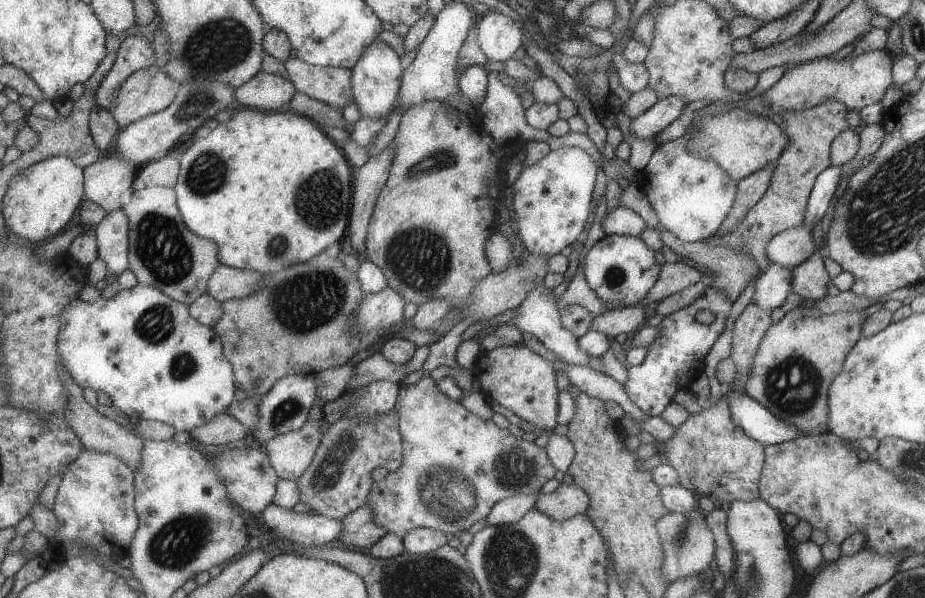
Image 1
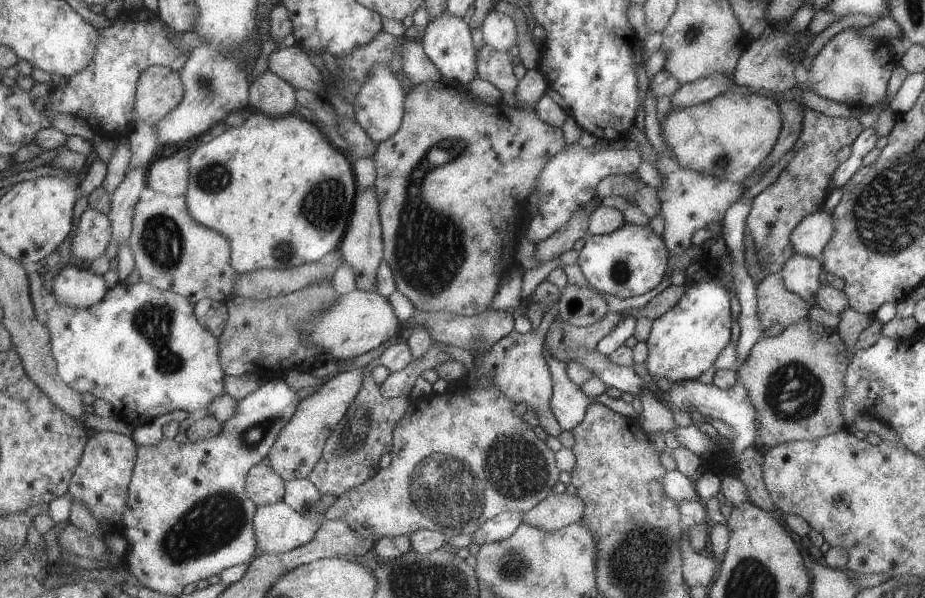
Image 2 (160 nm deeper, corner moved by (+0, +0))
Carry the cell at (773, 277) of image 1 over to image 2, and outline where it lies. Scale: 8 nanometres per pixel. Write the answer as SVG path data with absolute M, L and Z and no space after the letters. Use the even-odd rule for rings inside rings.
M795 253L783 264L779 272L782 285L803 301L811 302L814 293L820 288L821 262L821 258Z

